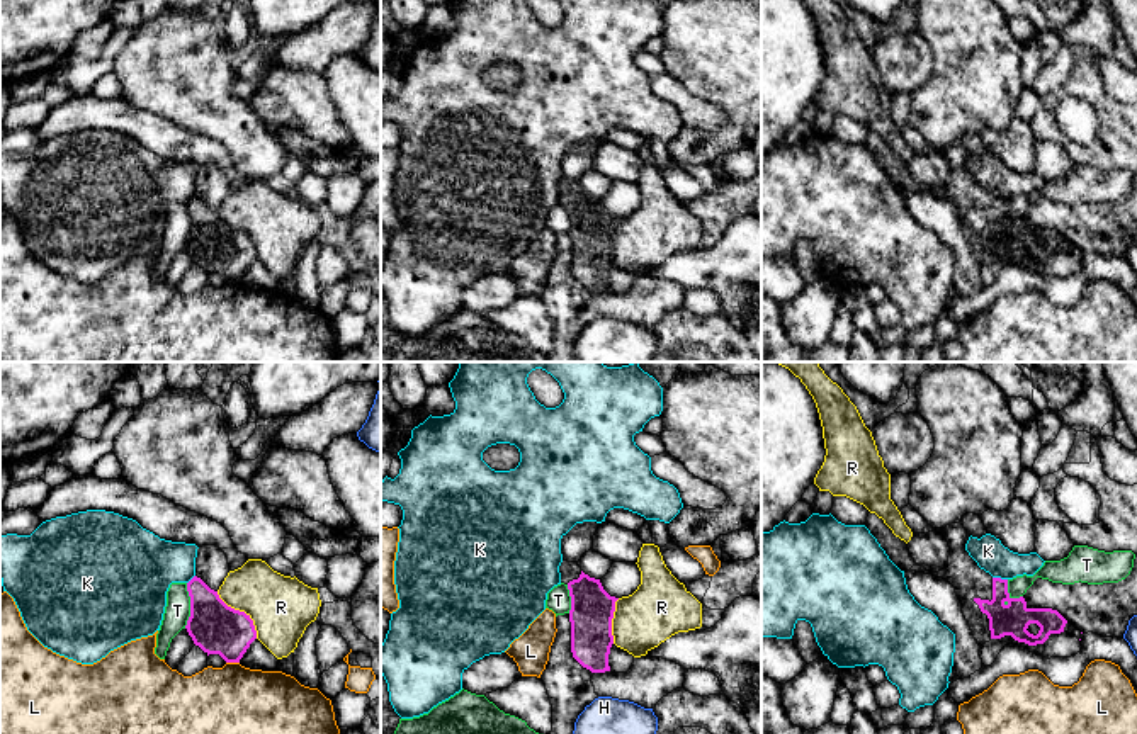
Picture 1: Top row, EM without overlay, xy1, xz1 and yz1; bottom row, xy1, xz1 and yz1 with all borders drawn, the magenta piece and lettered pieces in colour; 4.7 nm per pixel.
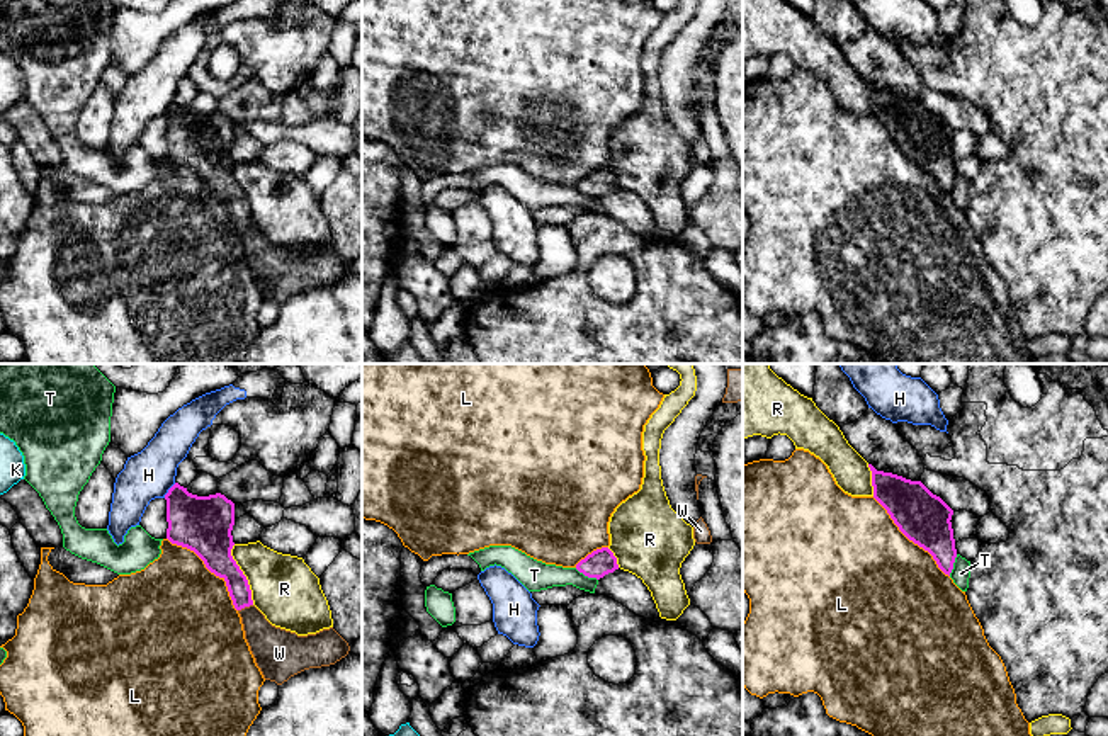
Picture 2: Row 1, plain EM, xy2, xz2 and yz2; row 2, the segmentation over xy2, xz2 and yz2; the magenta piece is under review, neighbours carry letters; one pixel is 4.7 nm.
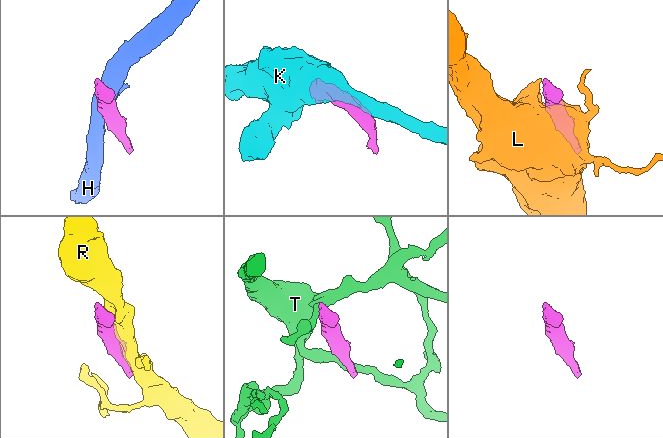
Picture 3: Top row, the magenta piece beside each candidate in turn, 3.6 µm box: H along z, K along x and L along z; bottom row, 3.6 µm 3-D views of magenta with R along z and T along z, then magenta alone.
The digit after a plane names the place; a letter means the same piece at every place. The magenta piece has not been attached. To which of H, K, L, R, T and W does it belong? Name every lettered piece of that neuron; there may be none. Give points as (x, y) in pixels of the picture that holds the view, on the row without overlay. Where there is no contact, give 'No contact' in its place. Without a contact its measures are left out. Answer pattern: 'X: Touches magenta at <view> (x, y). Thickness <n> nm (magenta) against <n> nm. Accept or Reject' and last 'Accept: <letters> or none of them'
H: Touches magenta at xy2 (169, 109). Thickness 280 nm (magenta) against 240 nm. Reject
K: Touches magenta at yz1 (1000, 197). Thickness 160 nm (magenta) against 150 nm. Reject
L: Touches magenta at xy2 (209, 189). Thickness 280 nm (magenta) against 500 nm. Reject
R: Touches magenta at xy2 (243, 194). Thickness 200 nm (magenta) against 320 nm. Reject
T: Touches magenta at xy1 (191, 225). Thickness 240 nm (magenta) against 120 nm. Reject
W: Touches magenta at xy2 (245, 225). Thickness 130 nm (magenta) against 200 nm. Accept
Accept: W

